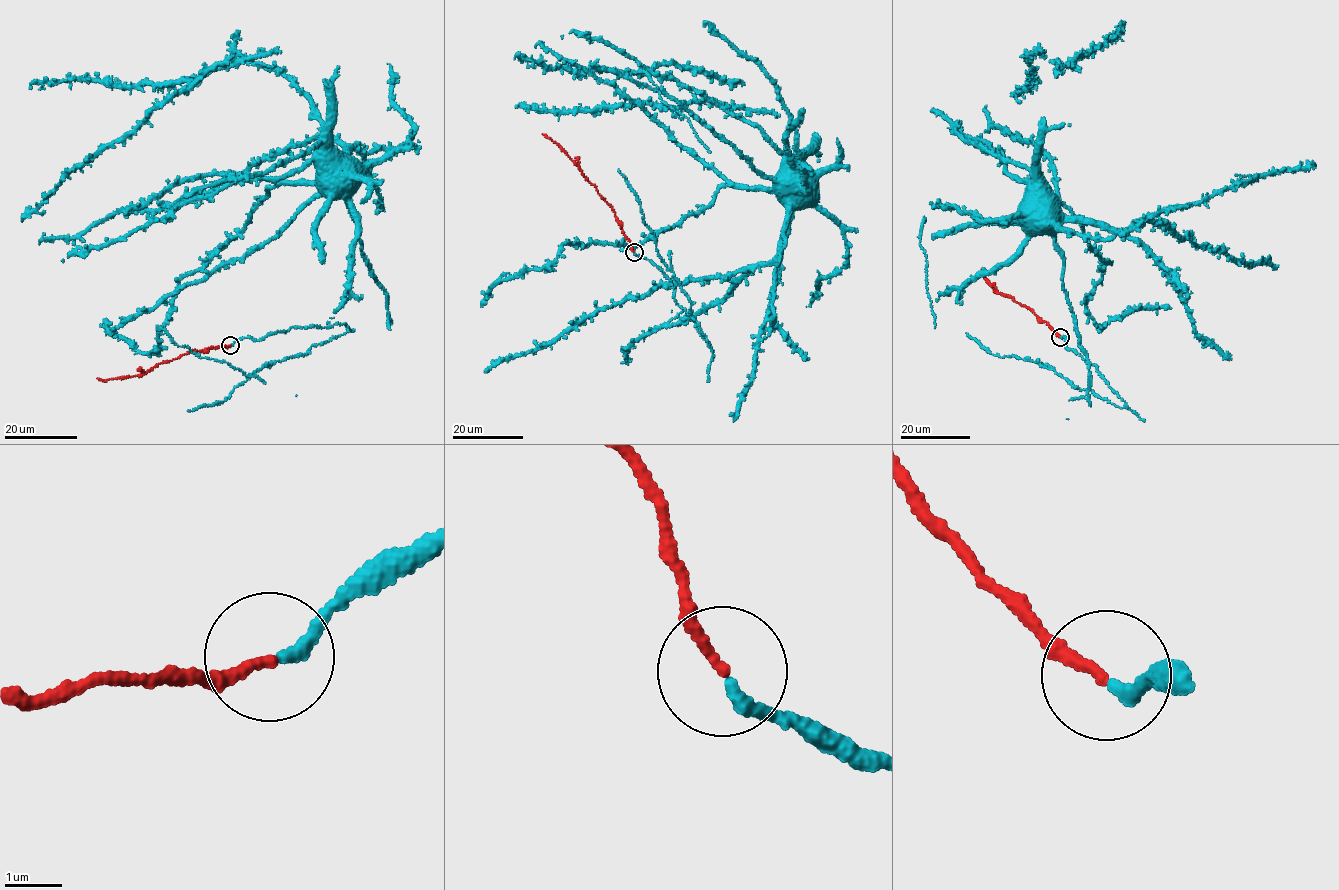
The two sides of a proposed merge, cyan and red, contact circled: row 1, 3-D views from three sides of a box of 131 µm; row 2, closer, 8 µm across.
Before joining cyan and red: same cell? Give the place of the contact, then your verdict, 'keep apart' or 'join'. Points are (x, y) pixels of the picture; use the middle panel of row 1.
place (634, 252); join

